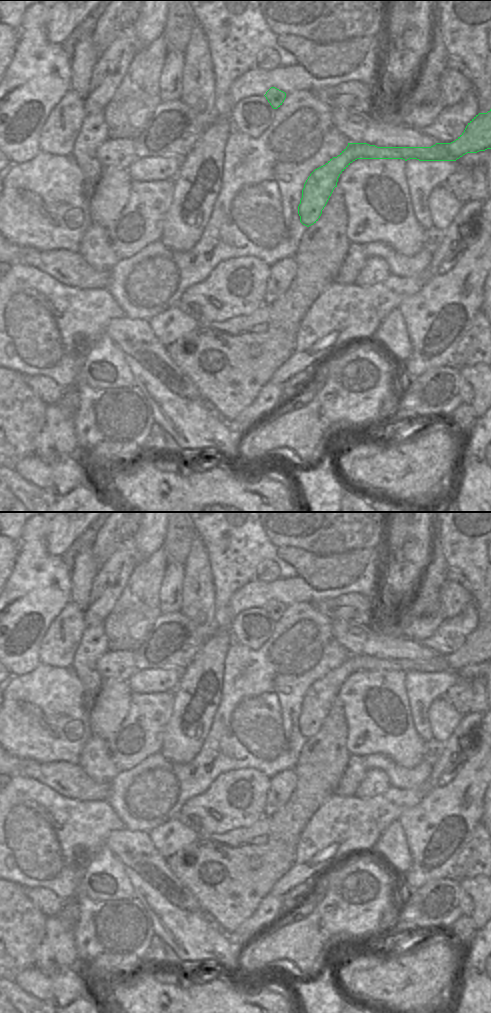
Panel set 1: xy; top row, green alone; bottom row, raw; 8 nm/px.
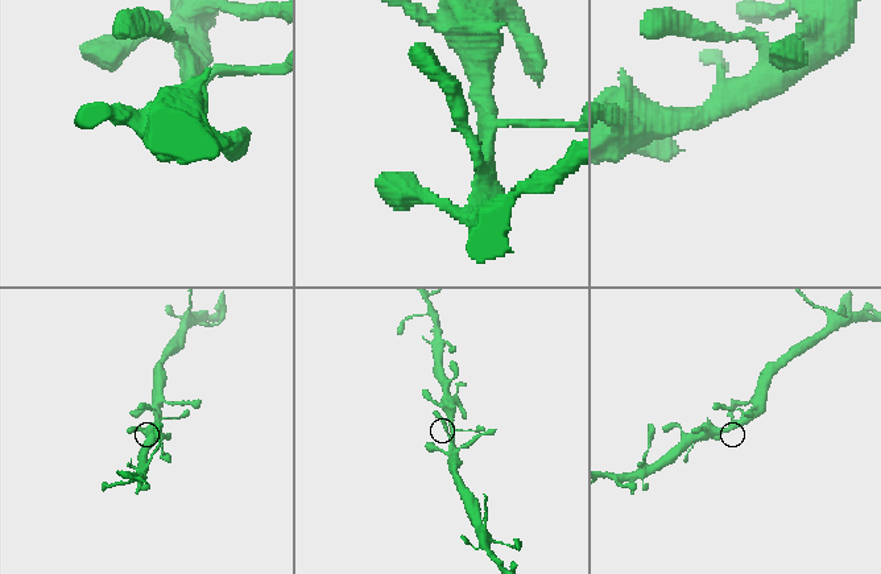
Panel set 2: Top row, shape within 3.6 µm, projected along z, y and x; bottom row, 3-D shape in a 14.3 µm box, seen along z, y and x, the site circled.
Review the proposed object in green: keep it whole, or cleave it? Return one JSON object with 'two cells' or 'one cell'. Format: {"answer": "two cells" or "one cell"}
{"answer": "one cell"}

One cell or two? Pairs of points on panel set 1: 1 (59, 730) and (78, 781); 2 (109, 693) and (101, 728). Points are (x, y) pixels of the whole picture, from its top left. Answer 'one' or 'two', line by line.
1: two
2: one

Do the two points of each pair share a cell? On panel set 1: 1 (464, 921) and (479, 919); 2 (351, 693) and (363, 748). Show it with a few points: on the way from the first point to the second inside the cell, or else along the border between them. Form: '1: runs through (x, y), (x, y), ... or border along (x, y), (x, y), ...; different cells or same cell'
1: border along (471, 917), (477, 929); different cells
2: runs through (363, 707), (363, 734); same cell

